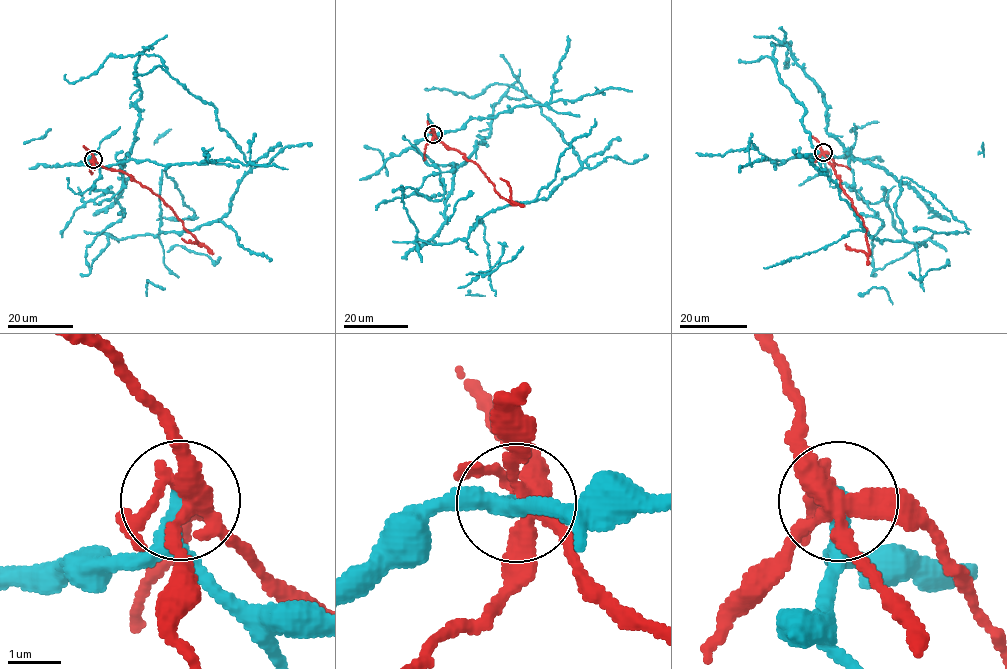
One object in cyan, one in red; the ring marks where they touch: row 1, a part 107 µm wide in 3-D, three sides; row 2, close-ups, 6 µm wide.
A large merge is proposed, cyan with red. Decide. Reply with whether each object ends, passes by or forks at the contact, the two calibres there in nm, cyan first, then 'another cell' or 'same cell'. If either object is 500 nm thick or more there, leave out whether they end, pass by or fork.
cyan passes by; red forks there; 240 nm thick on the cyan side, 360 nm on the other; another cell

